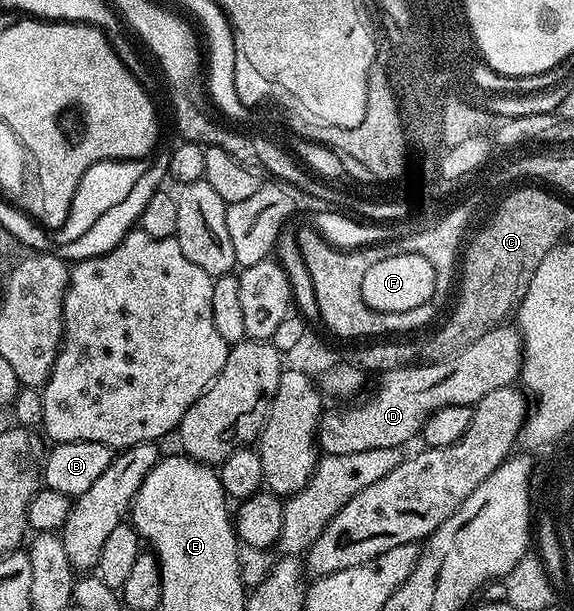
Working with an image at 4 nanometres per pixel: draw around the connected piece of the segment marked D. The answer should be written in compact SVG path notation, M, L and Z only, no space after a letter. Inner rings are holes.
M505 323L486 331L482 339L474 339L474 343L446 361L405 364L381 372L376 390L365 401L340 403L337 409L325 408L320 415L319 448L325 454L334 455L378 448L400 449L423 430L426 419L434 415L434 411L451 405L477 405L482 395L512 385L519 378L522 362L524 343L520 340L520 330Z

